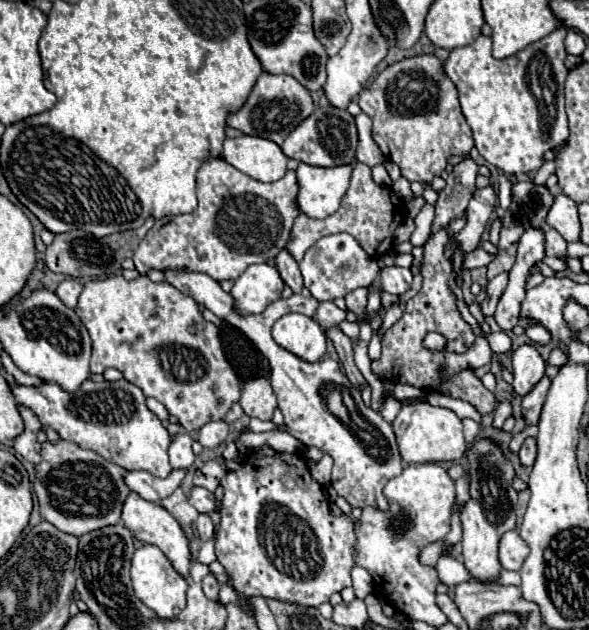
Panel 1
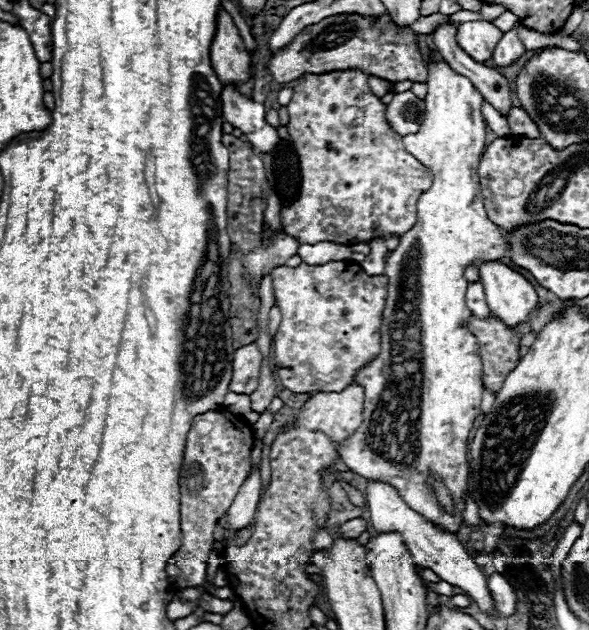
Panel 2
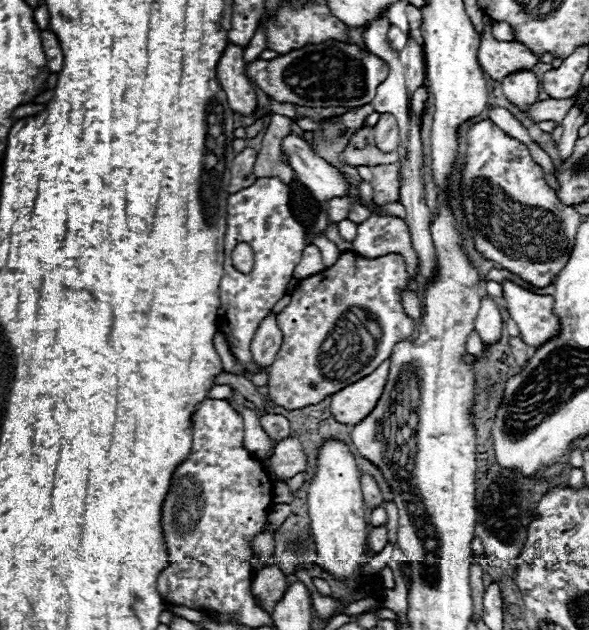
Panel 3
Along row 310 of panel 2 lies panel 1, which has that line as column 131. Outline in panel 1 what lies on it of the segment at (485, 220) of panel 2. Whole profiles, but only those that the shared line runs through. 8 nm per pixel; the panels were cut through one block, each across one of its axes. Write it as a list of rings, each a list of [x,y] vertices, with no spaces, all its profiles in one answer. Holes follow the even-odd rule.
[[[88,378],[72,394],[64,392],[58,384],[42,382],[40,386],[22,386],[16,380],[10,380],[10,390],[18,404],[30,408],[38,416],[42,430],[52,428],[60,434],[62,440],[98,452],[102,458],[126,470],[146,470],[160,478],[170,474],[170,434],[158,416],[148,410],[142,390],[128,380],[122,378],[116,382],[98,384]]]

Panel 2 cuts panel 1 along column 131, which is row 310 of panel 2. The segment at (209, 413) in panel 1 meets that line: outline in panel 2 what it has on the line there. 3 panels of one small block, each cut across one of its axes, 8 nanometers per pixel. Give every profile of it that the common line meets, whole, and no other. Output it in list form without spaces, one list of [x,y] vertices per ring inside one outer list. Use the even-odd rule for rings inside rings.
[[[328,262],[322,266],[308,266],[308,264],[300,264],[296,268],[290,266],[280,266],[272,270],[272,278],[274,278],[274,296],[276,302],[282,310],[282,320],[278,326],[278,332],[274,334],[274,346],[272,346],[272,354],[276,360],[276,372],[282,380],[282,384],[292,390],[292,392],[340,392],[344,390],[348,384],[352,384],[352,376],[372,358],[380,352],[380,320],[382,320],[382,310],[384,310],[384,302],[386,302],[386,286],[388,286],[388,278],[386,276],[368,276],[360,264],[356,262]]]

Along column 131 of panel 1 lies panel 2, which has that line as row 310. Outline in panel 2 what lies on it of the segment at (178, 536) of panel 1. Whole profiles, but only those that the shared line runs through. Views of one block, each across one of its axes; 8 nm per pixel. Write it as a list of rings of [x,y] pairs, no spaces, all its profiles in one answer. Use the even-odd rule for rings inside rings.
[[[500,260],[478,262],[478,270],[490,310],[506,324],[522,324],[532,308],[538,306],[538,296],[532,284]]]

